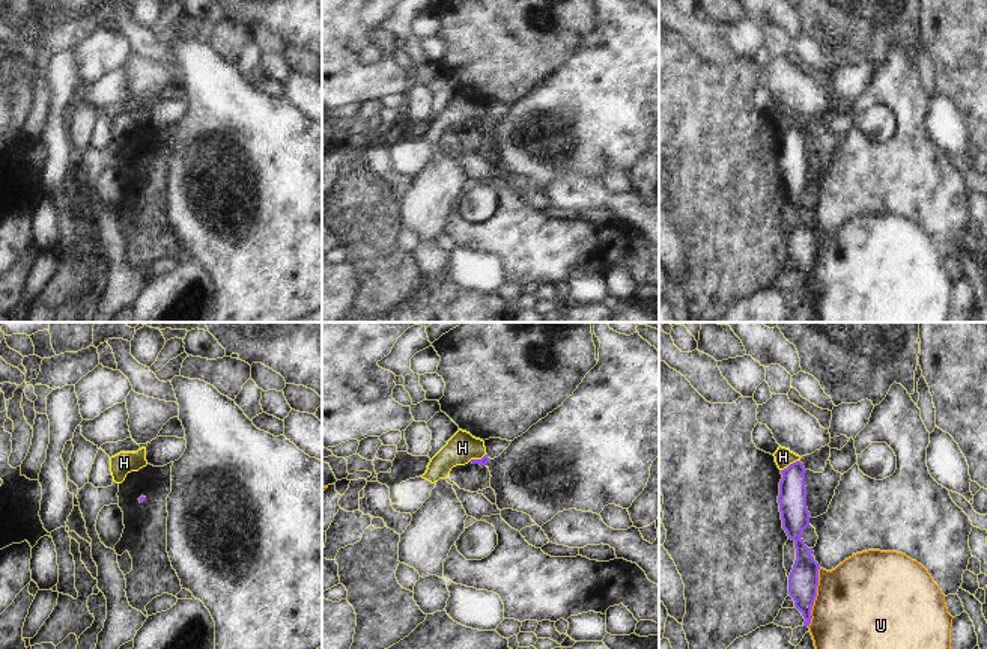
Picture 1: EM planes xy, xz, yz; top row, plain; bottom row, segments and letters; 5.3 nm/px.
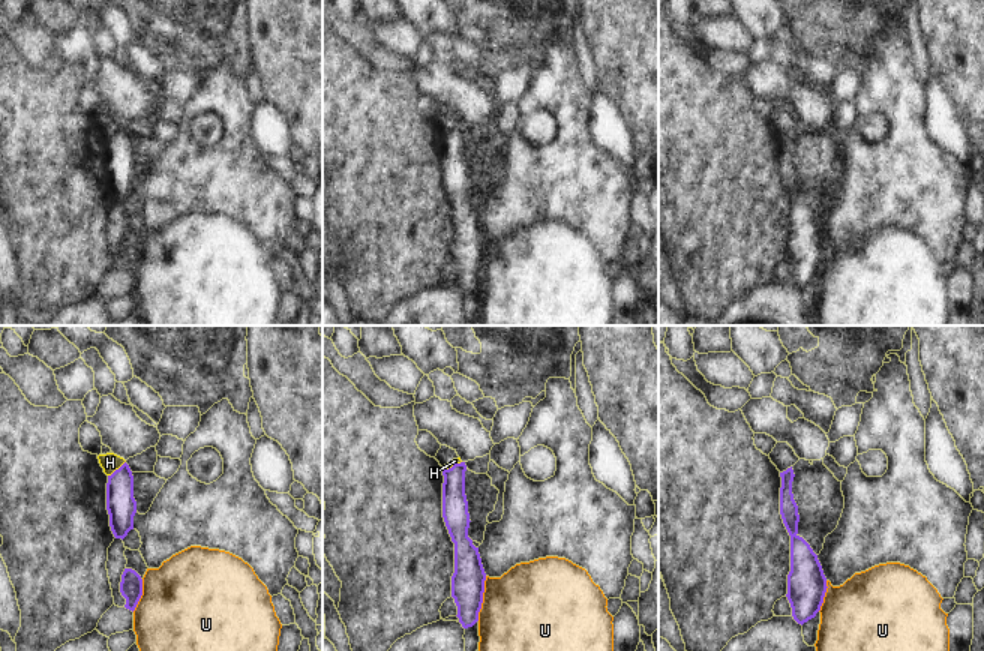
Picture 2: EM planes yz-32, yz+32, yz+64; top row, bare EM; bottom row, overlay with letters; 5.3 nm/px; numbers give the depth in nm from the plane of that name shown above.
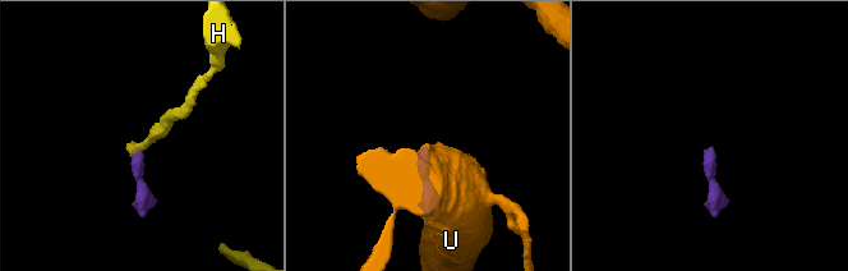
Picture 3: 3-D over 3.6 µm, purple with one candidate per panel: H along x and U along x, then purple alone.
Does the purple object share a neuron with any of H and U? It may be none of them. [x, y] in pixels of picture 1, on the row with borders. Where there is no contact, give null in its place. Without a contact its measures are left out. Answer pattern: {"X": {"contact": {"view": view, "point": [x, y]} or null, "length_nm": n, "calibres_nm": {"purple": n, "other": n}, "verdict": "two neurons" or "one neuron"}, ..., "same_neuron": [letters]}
{"H": {"contact": {"view": "yz", "point": [790, 464]}, "length_nm": 120, "calibres_nm": {"purple": 150, "other": 100}, "verdict": "two neurons"}, "U": {"contact": {"view": "yz", "point": [814, 598]}, "length_nm": 320, "calibres_nm": {"purple": 160, "other": 480}, "verdict": "two neurons"}, "same_neuron": []}

